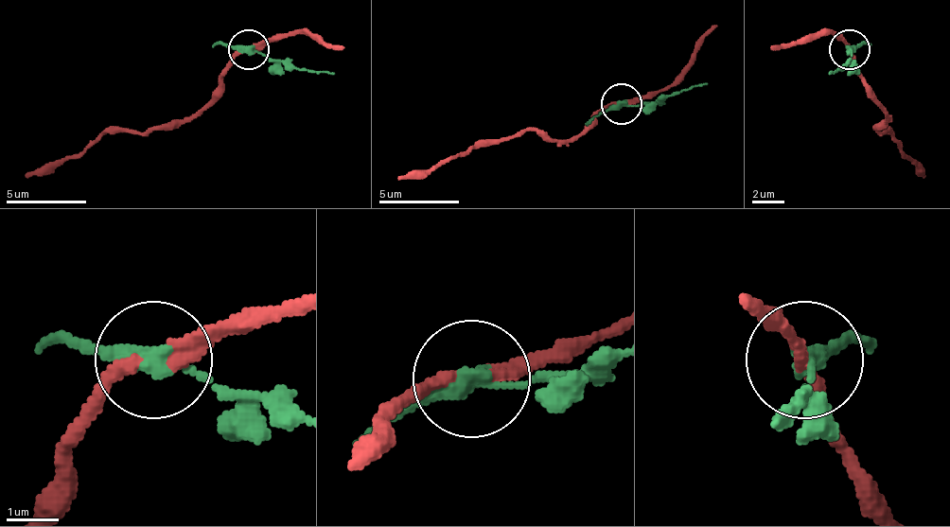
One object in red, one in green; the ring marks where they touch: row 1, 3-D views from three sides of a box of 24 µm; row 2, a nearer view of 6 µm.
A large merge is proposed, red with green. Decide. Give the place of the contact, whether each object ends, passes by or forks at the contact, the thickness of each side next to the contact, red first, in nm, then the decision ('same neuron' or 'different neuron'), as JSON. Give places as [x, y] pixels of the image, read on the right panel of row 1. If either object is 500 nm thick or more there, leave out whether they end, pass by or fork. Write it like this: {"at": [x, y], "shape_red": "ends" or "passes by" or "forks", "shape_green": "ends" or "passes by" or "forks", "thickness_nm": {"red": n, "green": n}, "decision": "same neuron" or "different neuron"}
{"at": [850, 49], "shape_red": "passes by", "shape_green": "passes by", "thickness_nm": {"red": 260, "green": 320}, "decision": "different neuron"}

